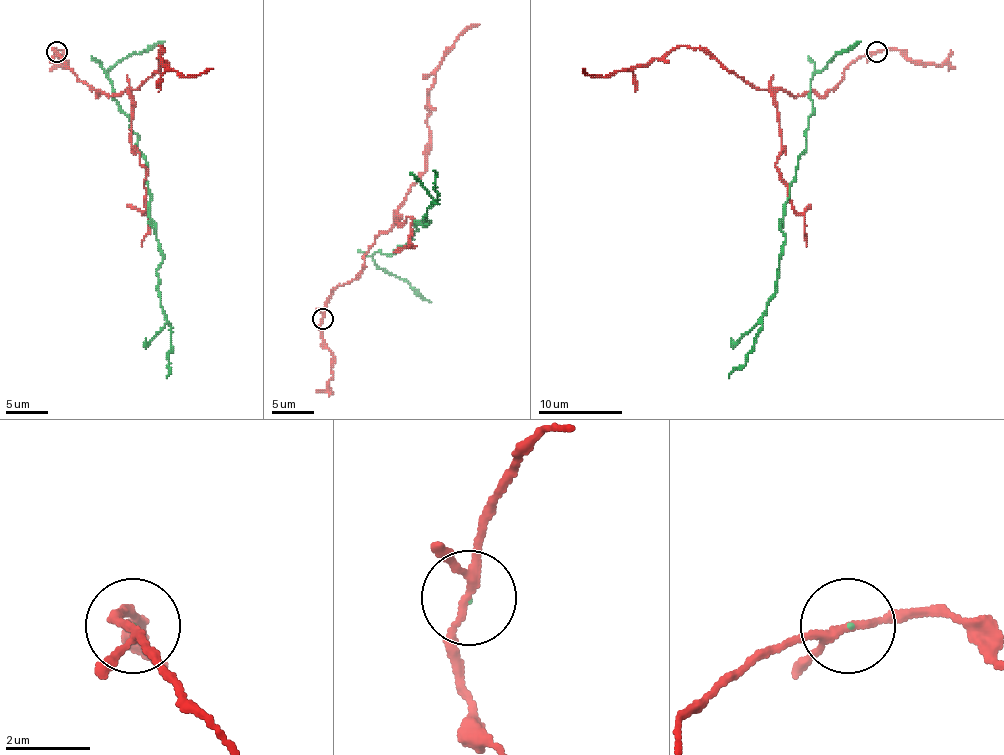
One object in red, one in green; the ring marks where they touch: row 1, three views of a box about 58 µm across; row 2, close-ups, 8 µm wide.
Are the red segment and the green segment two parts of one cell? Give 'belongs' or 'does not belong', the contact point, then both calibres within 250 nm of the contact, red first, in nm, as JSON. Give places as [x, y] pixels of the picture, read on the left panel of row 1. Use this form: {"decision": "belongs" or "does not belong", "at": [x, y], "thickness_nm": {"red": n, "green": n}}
{"decision": "does not belong", "at": [56, 51], "thickness_nm": {"red": 160, "green": 30}}

